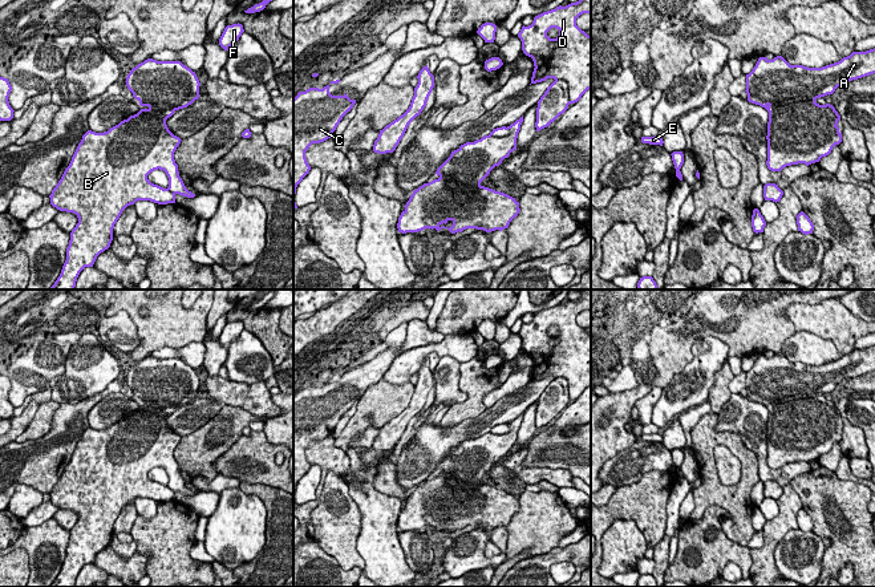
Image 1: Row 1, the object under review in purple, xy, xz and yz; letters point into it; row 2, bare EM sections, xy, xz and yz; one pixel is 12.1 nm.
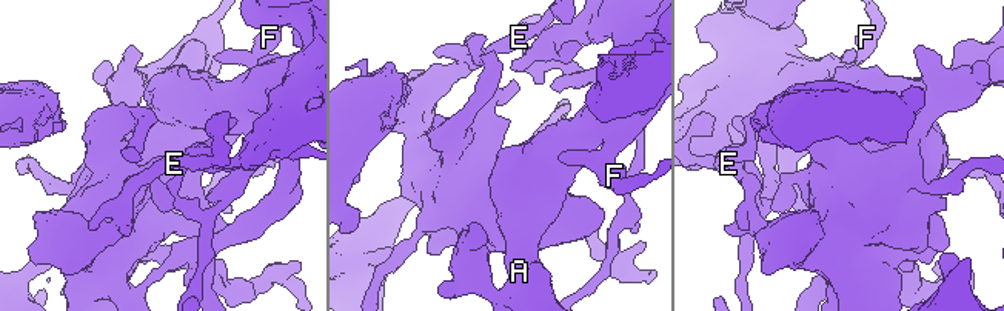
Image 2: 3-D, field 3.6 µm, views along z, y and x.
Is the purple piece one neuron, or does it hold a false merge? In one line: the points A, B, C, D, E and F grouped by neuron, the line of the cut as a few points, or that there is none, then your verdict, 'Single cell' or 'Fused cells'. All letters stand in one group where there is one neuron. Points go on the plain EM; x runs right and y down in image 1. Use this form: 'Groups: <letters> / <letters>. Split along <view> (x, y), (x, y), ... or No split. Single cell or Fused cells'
Groups: A D / B C E F. Split along xz (440, 473), (446, 473), (452, 468), (479, 484). Fused cells

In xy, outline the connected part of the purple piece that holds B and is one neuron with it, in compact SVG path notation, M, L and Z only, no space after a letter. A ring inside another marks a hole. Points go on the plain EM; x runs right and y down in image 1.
M151 401L108 429L88 428L82 433L69 463L49 493L53 505L73 510L78 515L78 521L70 530L66 558L50 587L76 587L80 570L85 564L93 564L97 554L110 545L114 522L127 503L137 498L150 498L158 502L175 501L177 491L195 494L186 486L174 457L174 450L182 437L174 433L166 422L166 417L173 412L174 408L165 408ZM158 466L163 467L169 475L167 486L147 477L147 473Z

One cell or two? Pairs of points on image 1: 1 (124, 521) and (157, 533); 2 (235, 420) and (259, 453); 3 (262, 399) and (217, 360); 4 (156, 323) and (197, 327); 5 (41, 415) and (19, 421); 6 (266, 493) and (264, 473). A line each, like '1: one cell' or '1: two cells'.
1: two cells
2: two cells
3: two cells
4: one cell
5: two cells
6: two cells

